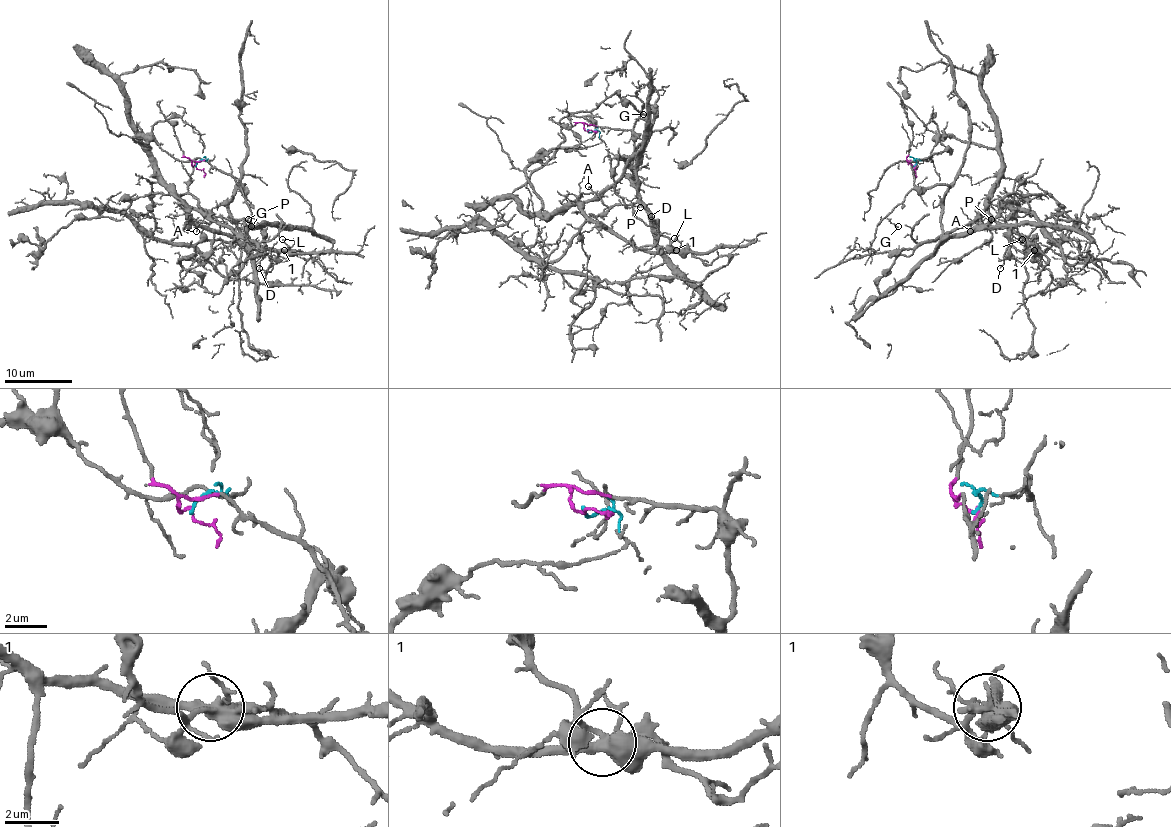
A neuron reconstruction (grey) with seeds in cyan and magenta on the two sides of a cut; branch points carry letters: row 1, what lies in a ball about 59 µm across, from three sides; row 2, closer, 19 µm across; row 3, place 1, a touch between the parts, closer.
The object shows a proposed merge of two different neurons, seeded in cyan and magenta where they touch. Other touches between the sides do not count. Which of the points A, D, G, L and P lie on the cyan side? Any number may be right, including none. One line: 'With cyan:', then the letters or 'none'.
With cyan: L

